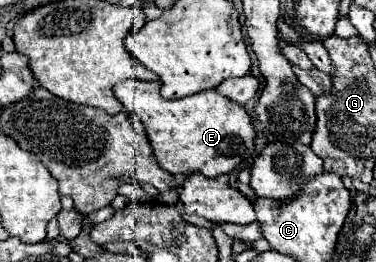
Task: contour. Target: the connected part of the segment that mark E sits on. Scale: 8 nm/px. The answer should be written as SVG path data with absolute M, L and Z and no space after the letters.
M125 80L119 82L113 92L129 114L143 120L153 154L163 170L171 174L201 172L209 178L231 174L243 160L255 156L257 130L247 110L219 94L217 90L199 92L181 100L165 100L159 94L161 82Z

